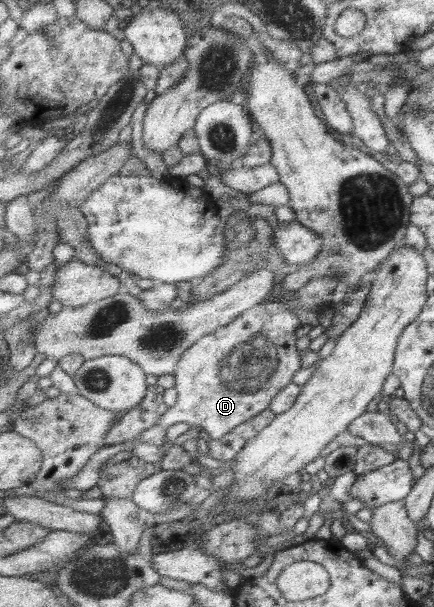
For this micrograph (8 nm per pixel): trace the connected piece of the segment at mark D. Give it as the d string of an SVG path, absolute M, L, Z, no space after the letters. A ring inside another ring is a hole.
M319 276L304 288L293 291L294 303L260 303L215 334L208 334L196 342L183 354L174 374L174 388L178 392L176 403L153 428L142 432L140 442L163 445L170 426L180 422L200 426L213 439L219 439L243 422L270 409L275 396L292 382L294 374L302 368L297 342L305 329L296 319L296 300L304 306L304 310L311 312L314 312L314 306L327 308L327 300L330 300L338 281L331 276Z

